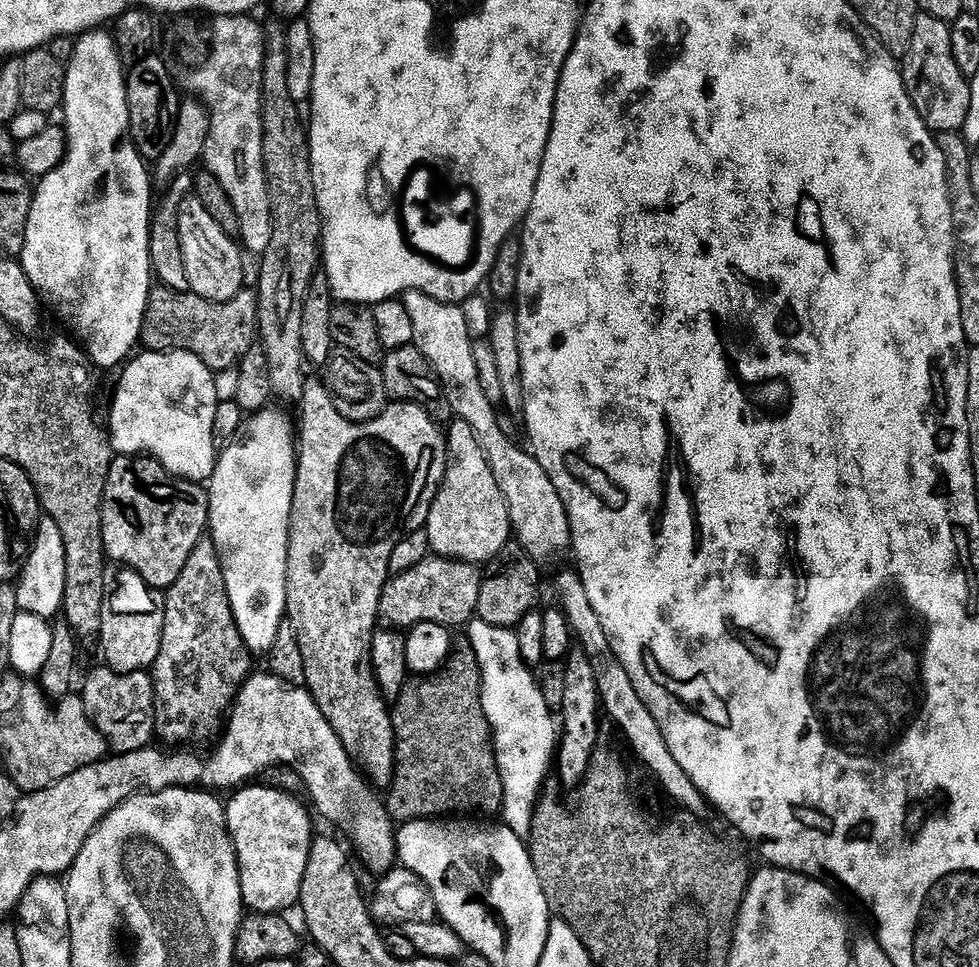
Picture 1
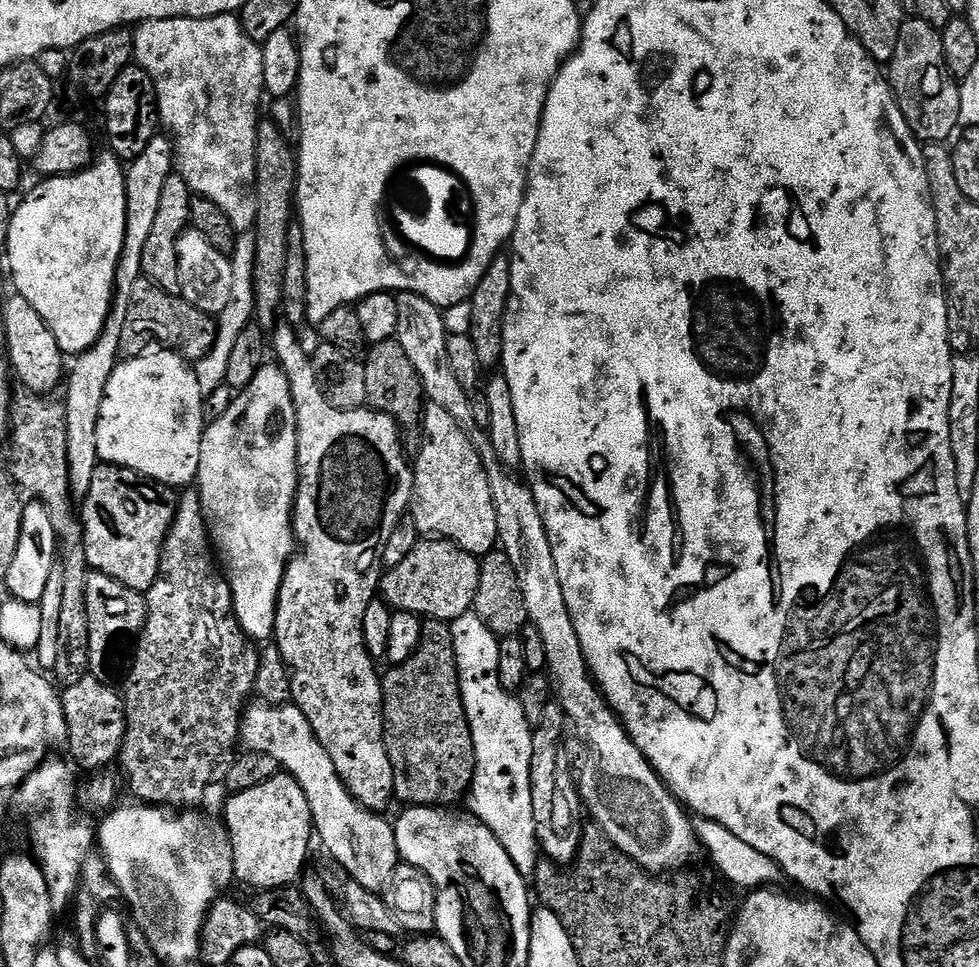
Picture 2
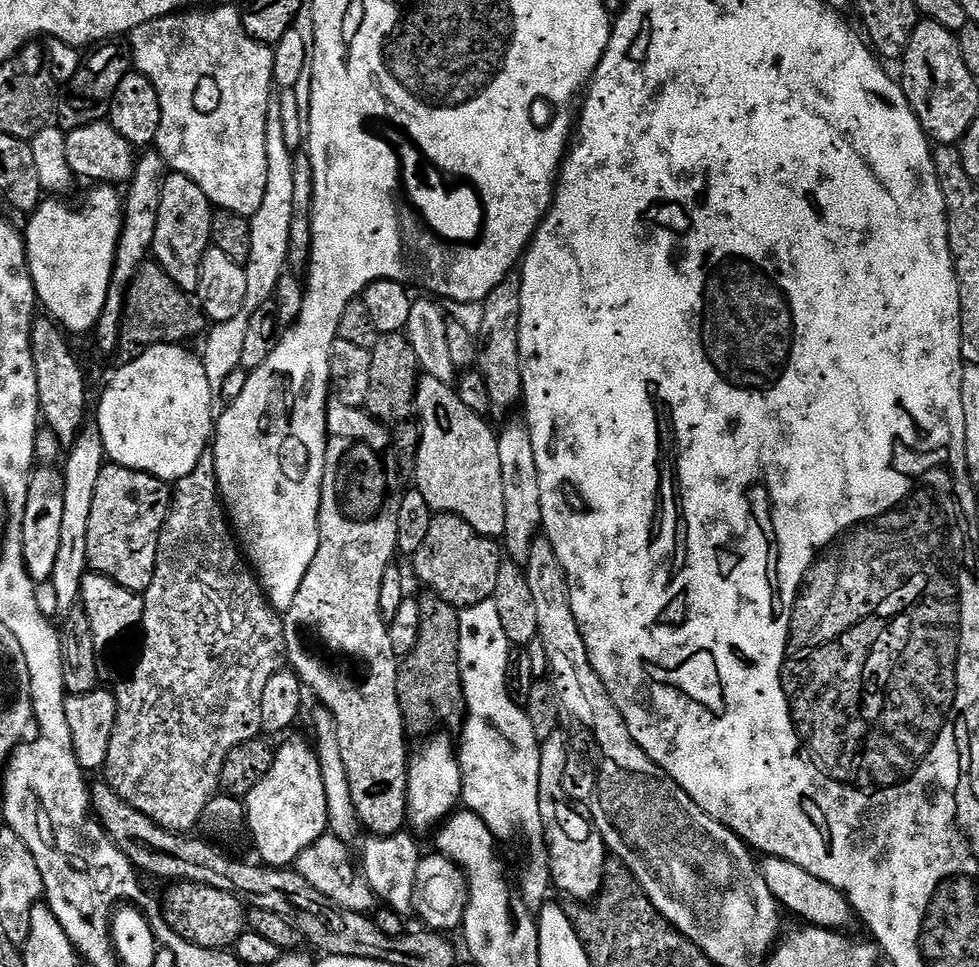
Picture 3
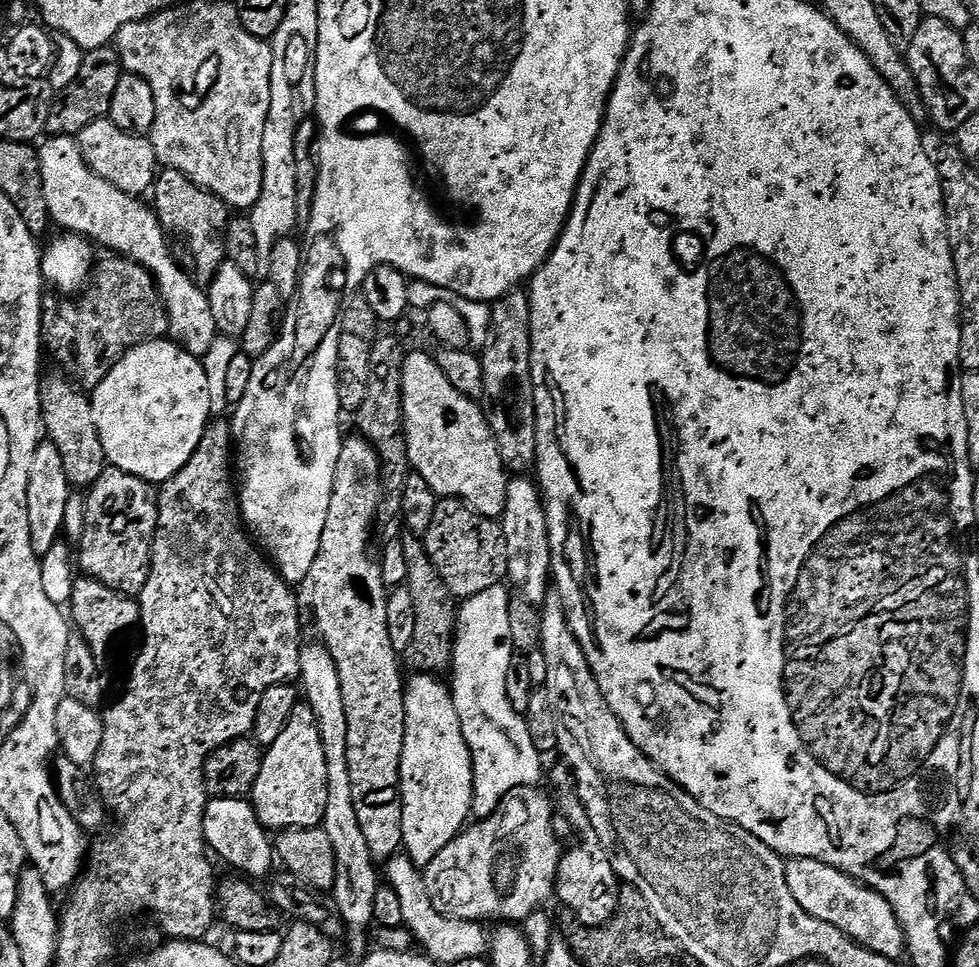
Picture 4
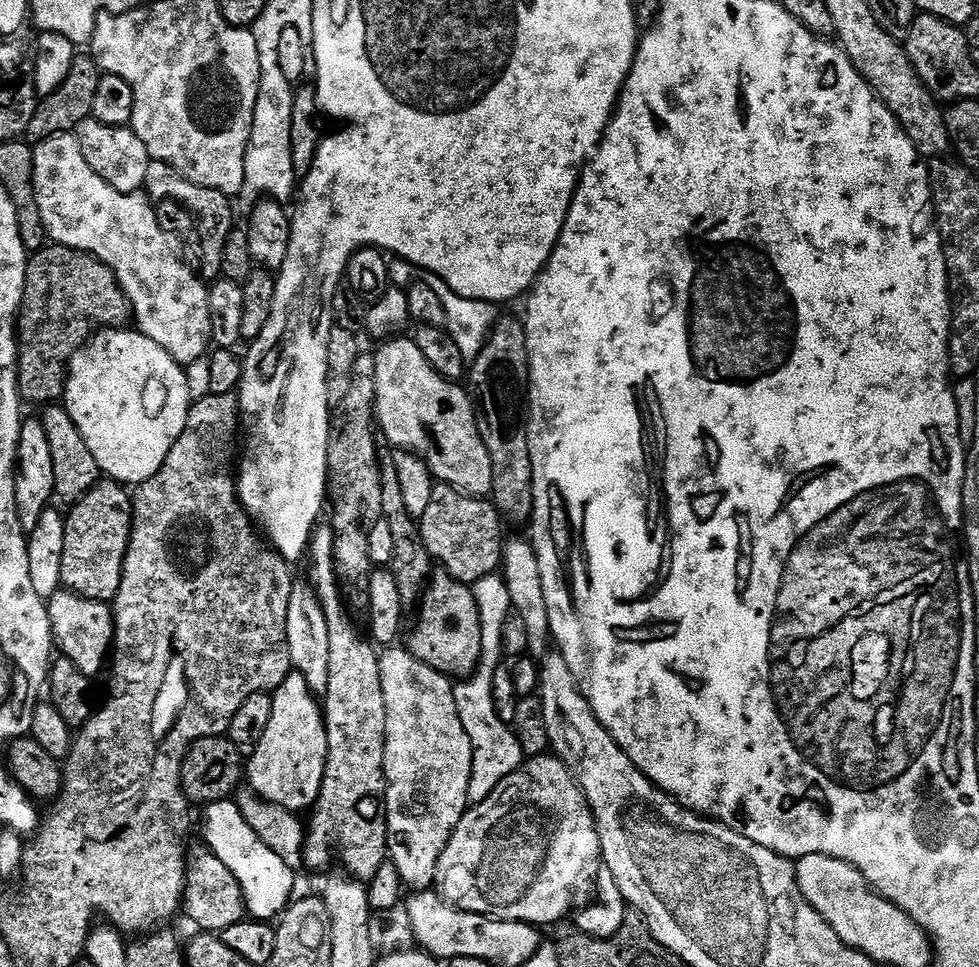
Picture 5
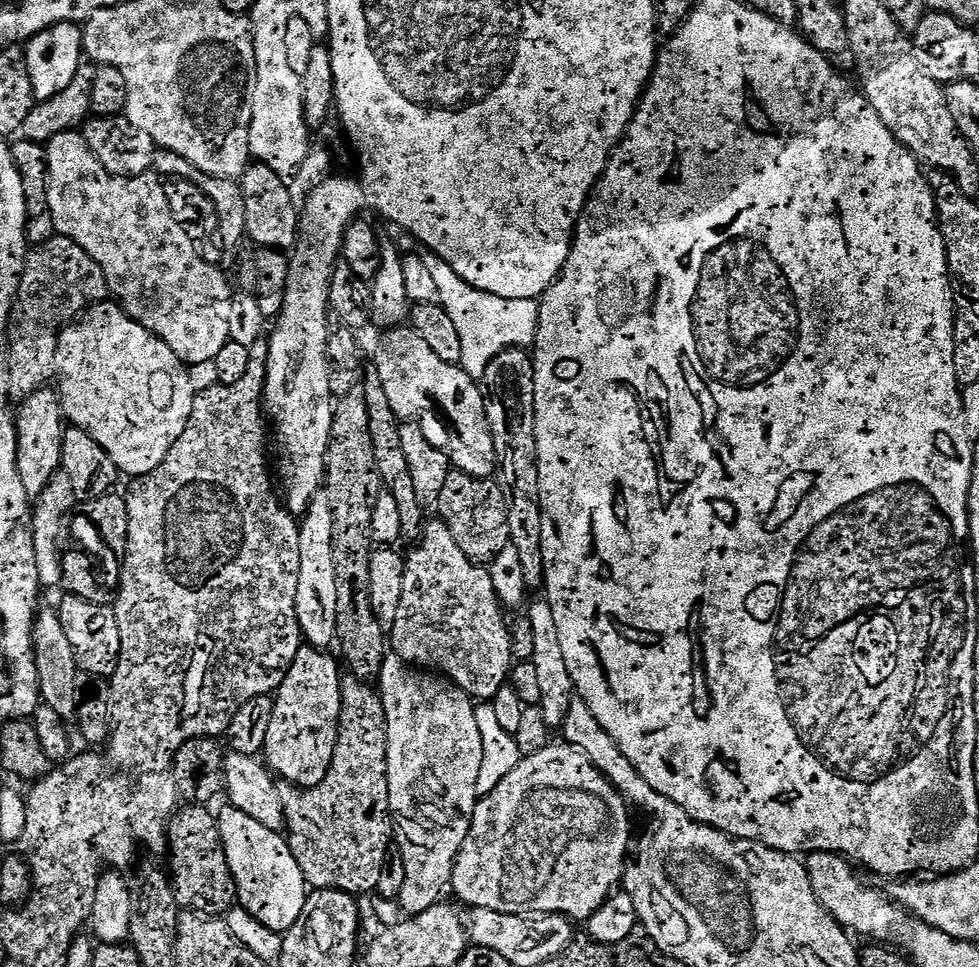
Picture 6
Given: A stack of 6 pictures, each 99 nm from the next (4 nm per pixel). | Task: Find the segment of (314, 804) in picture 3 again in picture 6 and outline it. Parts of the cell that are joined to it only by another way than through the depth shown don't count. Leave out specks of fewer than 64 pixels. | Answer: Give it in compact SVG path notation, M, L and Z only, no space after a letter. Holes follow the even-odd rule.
M301 646L284 680L274 693L274 703L267 717L268 728L263 729L264 744L262 760L277 777L280 776L289 785L297 788L313 788L322 782L328 773L332 754L336 749L336 738L340 733L340 706L342 703L342 671L336 665L336 660L327 651L311 646Z

